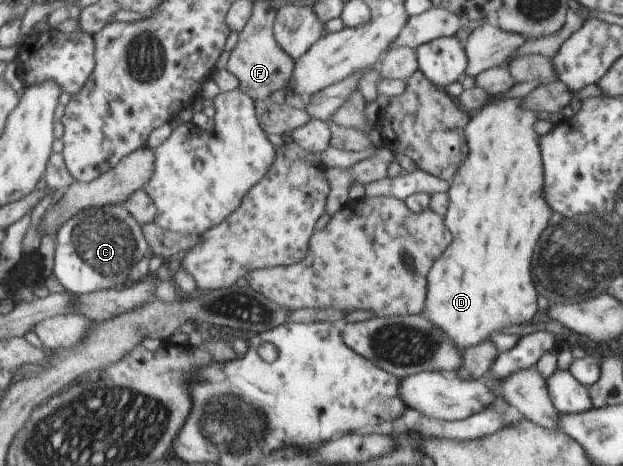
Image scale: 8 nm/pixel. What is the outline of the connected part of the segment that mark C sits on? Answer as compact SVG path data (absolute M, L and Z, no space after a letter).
M124 204L90 207L83 209L60 229L57 235L54 274L73 295L89 294L106 288L126 287L126 283L130 283L130 271L134 271L134 267L142 263L142 259L154 255L144 237L143 223L138 223Z

